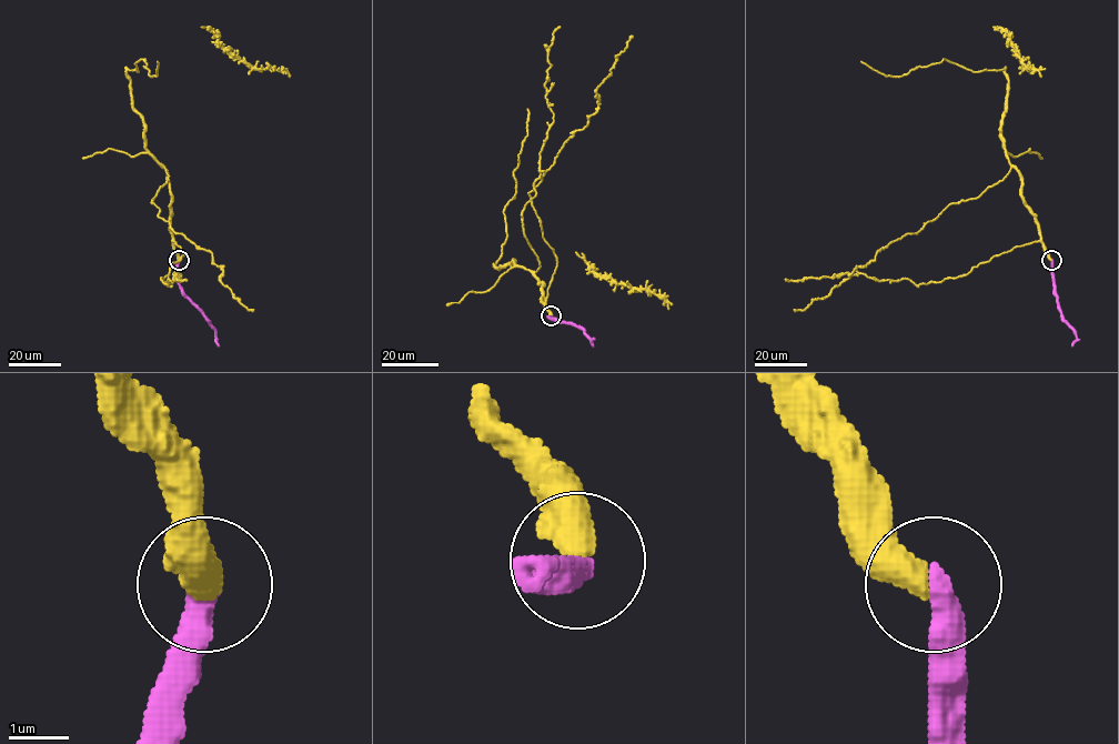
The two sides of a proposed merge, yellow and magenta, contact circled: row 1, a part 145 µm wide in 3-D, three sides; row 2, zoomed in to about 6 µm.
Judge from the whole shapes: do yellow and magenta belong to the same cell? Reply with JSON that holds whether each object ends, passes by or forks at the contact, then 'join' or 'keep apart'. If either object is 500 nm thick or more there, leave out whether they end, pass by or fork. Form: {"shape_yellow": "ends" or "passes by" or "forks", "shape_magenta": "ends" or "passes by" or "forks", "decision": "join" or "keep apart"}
{"decision": "join"}

